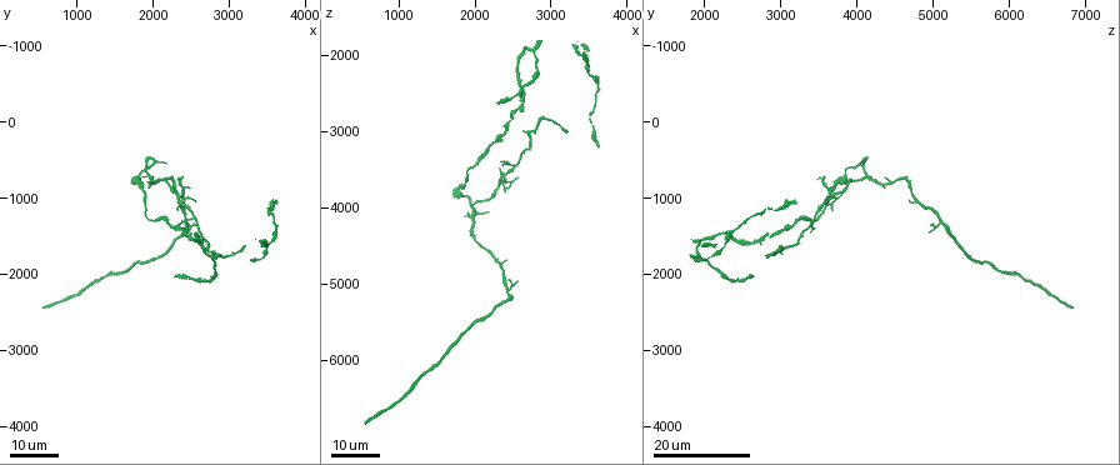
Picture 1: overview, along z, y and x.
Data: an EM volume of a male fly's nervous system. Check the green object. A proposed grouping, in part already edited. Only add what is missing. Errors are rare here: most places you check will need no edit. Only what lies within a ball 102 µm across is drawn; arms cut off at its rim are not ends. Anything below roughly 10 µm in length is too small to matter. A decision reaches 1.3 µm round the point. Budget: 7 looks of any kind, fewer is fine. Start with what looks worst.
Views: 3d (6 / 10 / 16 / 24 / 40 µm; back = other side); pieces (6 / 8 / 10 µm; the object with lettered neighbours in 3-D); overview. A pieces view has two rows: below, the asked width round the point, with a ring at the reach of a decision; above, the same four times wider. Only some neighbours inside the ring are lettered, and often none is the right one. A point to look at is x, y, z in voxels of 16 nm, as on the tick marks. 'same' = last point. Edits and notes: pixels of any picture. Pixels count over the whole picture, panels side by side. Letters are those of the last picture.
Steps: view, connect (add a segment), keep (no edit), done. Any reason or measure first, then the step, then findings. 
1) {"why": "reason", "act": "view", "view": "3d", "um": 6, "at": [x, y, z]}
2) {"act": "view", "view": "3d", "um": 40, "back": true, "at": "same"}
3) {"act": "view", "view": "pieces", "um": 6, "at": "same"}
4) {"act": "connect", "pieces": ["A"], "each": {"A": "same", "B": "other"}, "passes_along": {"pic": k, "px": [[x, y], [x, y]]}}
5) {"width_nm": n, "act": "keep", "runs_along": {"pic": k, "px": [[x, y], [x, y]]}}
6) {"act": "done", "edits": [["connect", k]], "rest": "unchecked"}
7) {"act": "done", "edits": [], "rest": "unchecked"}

{"why": "end of a long branch", "act": "view", "view": "3d", "um": 24, "at": [2350, 2000, 2650]}

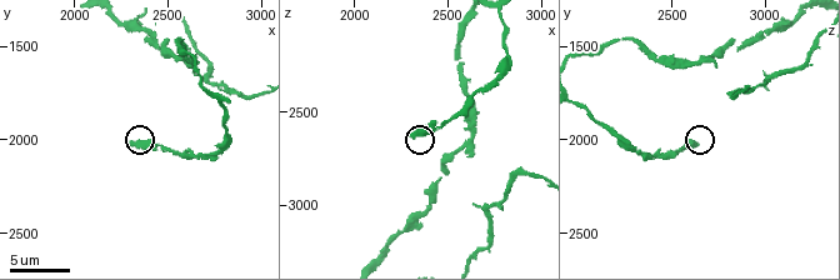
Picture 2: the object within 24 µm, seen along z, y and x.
{"act": "view", "view": "pieces", "um": 10, "at": [2300, 2040, 2640]}

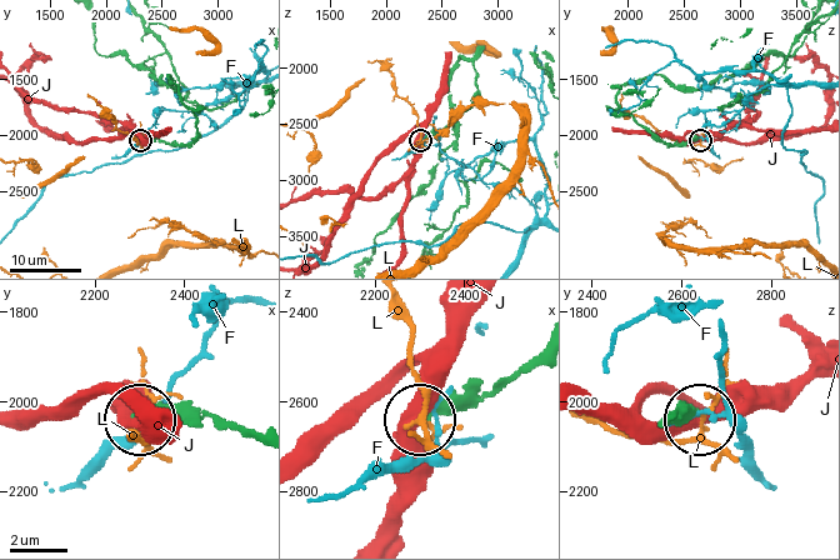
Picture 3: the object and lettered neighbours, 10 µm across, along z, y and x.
{"width_nm": 290, "act": "keep", "each": {"F": "other", "J": "other", "L": "other"}, "found": "none of them fits"}

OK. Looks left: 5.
{"why": "long arm stops here", "act": "view", "view": "3d", "um": 16, "at": [3650, 1050, 3200]}

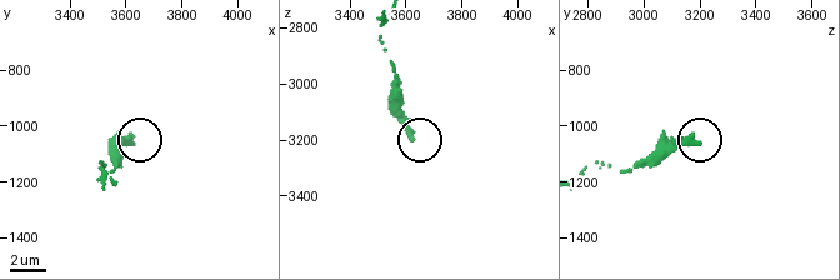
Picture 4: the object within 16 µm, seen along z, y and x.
{"why": "what lies round it", "act": "view", "view": "pieces", "um": 6, "at": [3620, 1060, 3200]}

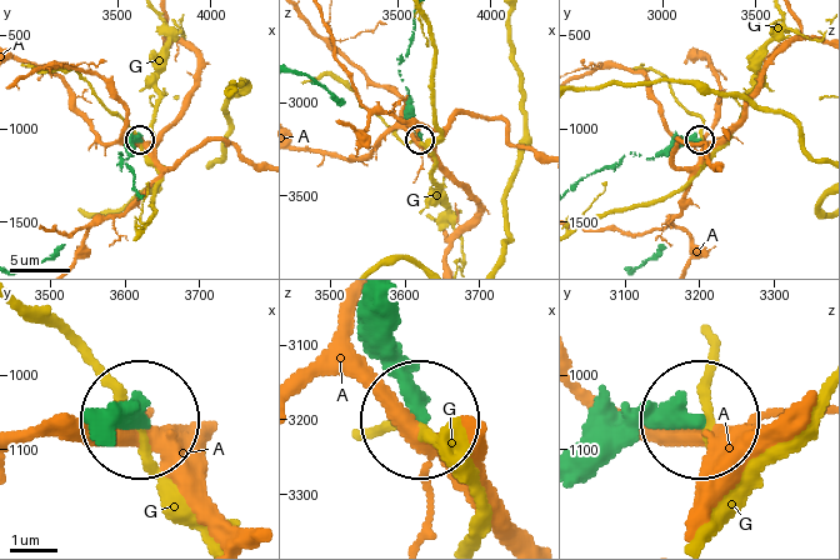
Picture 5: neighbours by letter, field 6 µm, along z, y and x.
{"width_nm": 360, "act": "keep", "each": {"A": "other", "G": "other"}, "runs_along": {"pic": 5, "px": [[586, 480], [645, 428], [690, 424]]}, "found": "no lettered segment goes on from it"}

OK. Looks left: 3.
{"why": "free end", "act": "view", "view": "3d", "um": 24, "at": [3200, 1650, 3000]}

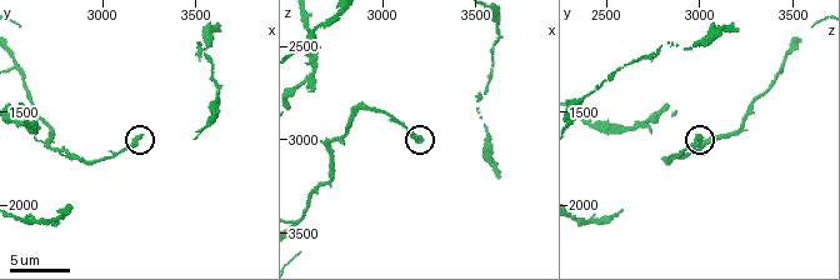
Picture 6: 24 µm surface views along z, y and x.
{"act": "view", "view": "pieces", "um": 10, "at": [3200, 1640, 3000]}

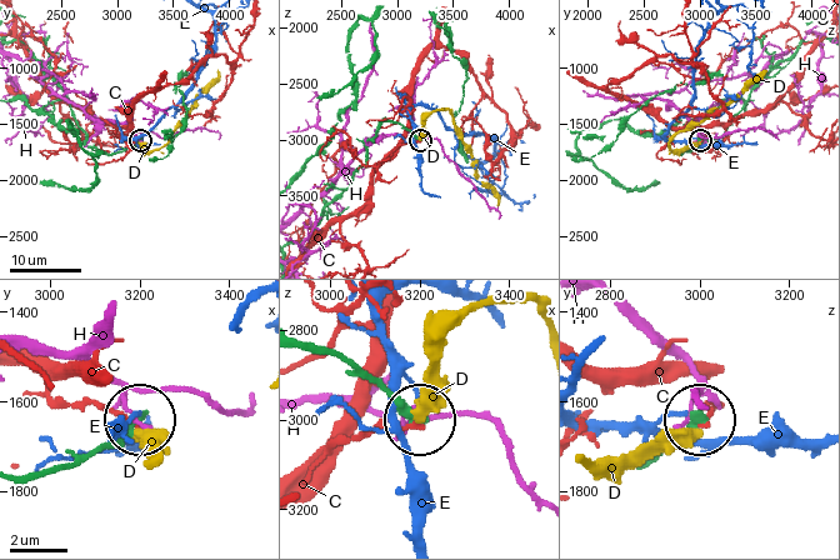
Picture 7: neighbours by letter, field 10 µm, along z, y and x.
{"width_nm": 330, "act": "keep", "each": {"C": "other", "D": "other", "E": "other", "H": "other"}, "runs_along": {"pic": 7, "px": [[350, 181], [384, 123], [419, 139]]}, "found": "none of them fits"}

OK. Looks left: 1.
{"act": "done", "edits": [], "rest": "unchecked"}

